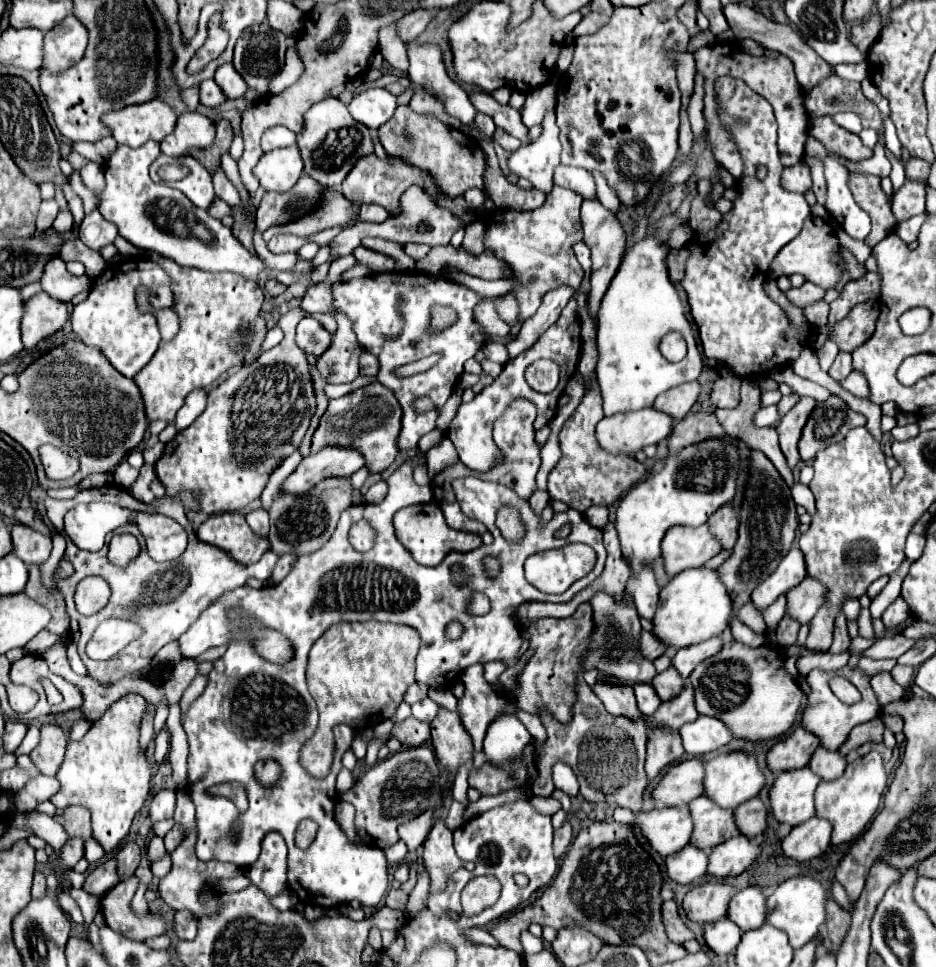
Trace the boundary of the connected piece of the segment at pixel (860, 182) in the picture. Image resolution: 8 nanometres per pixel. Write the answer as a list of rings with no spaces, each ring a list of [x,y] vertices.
[[[852,172],[850,180],[852,180],[852,194],[854,194],[856,204],[864,212],[868,212],[868,216],[872,220],[872,232],[870,232],[866,244],[876,246],[884,236],[888,236],[890,232],[896,230],[888,196],[882,192],[880,178],[876,178],[876,176]]]

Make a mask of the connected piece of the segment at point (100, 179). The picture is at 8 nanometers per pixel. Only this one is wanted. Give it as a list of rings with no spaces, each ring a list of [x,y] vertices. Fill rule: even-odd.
[[[88,162],[86,166],[80,168],[80,176],[82,182],[96,194],[100,192],[100,188],[104,188],[104,168],[98,162]]]

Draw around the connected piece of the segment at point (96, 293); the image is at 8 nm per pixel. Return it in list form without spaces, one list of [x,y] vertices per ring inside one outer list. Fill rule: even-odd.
[[[136,258],[108,264],[108,268],[94,280],[88,298],[76,304],[72,310],[74,334],[86,346],[96,346],[100,352],[104,352],[108,362],[126,378],[134,378],[152,360],[152,356],[160,346],[160,332],[154,312],[140,314],[136,310],[134,292],[136,286],[140,284],[148,286],[156,294],[152,298],[154,310],[172,308],[174,292],[172,292],[172,280],[166,274],[166,270],[148,258]]]

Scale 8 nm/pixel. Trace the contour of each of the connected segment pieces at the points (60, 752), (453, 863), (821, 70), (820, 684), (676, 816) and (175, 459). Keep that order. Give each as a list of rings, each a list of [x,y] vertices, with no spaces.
[[[46,724],[46,726],[42,726],[42,742],[30,754],[30,758],[42,774],[54,776],[64,760],[68,742],[70,742],[68,728],[62,728],[58,724]]]
[[[438,818],[424,842],[422,854],[424,866],[430,872],[430,892],[438,892],[446,886],[446,878],[450,872],[460,868],[460,860],[452,848],[452,830],[446,826],[444,818]]]
[[[728,4],[724,8],[724,16],[730,24],[730,30],[736,34],[738,40],[744,40],[744,38],[752,38],[756,40],[760,46],[764,46],[766,50],[774,50],[774,52],[780,52],[784,56],[788,56],[794,64],[794,70],[796,70],[796,80],[798,84],[804,88],[804,90],[810,90],[814,88],[822,78],[830,76],[832,74],[832,68],[828,62],[824,62],[820,56],[816,56],[816,52],[790,28],[790,26],[782,26],[782,24],[776,24],[768,18],[764,18],[760,12],[748,8],[748,6],[742,6],[742,4]]]
[[[844,666],[844,668],[838,670],[838,674],[842,674],[844,678],[848,678],[848,680],[862,692],[862,700],[856,702],[856,704],[844,704],[844,702],[840,702],[840,700],[832,694],[832,690],[828,688],[828,678],[830,678],[830,674],[824,672],[824,670],[820,670],[820,668],[814,668],[814,670],[806,676],[806,680],[808,680],[812,692],[810,692],[810,696],[808,696],[808,706],[806,706],[804,718],[802,718],[802,726],[804,726],[804,728],[808,728],[810,732],[814,732],[826,748],[836,748],[836,750],[848,740],[848,734],[850,734],[850,730],[852,730],[854,726],[858,726],[858,724],[862,724],[862,722],[868,722],[868,720],[872,720],[872,718],[876,718],[876,716],[880,716],[880,710],[882,710],[880,704],[878,704],[878,700],[876,700],[876,696],[874,696],[872,686],[870,686],[870,676],[868,676],[864,670],[860,670],[858,666],[856,666],[856,668]]]
[[[666,806],[642,812],[636,816],[636,824],[642,828],[646,840],[660,856],[670,856],[690,844],[694,830],[688,806]]]
[[[300,308],[288,310],[278,326],[284,330],[284,340],[264,352],[256,362],[248,364],[248,368],[240,368],[234,376],[222,382],[216,390],[208,394],[208,404],[204,412],[176,438],[166,444],[162,458],[154,464],[158,480],[164,484],[166,494],[172,496],[182,490],[200,492],[200,500],[204,500],[204,514],[220,514],[224,510],[242,510],[260,498],[270,474],[282,464],[286,456],[298,450],[312,416],[316,414],[316,392],[312,382],[312,368],[304,356],[296,348],[294,330],[298,320],[302,318]]]

